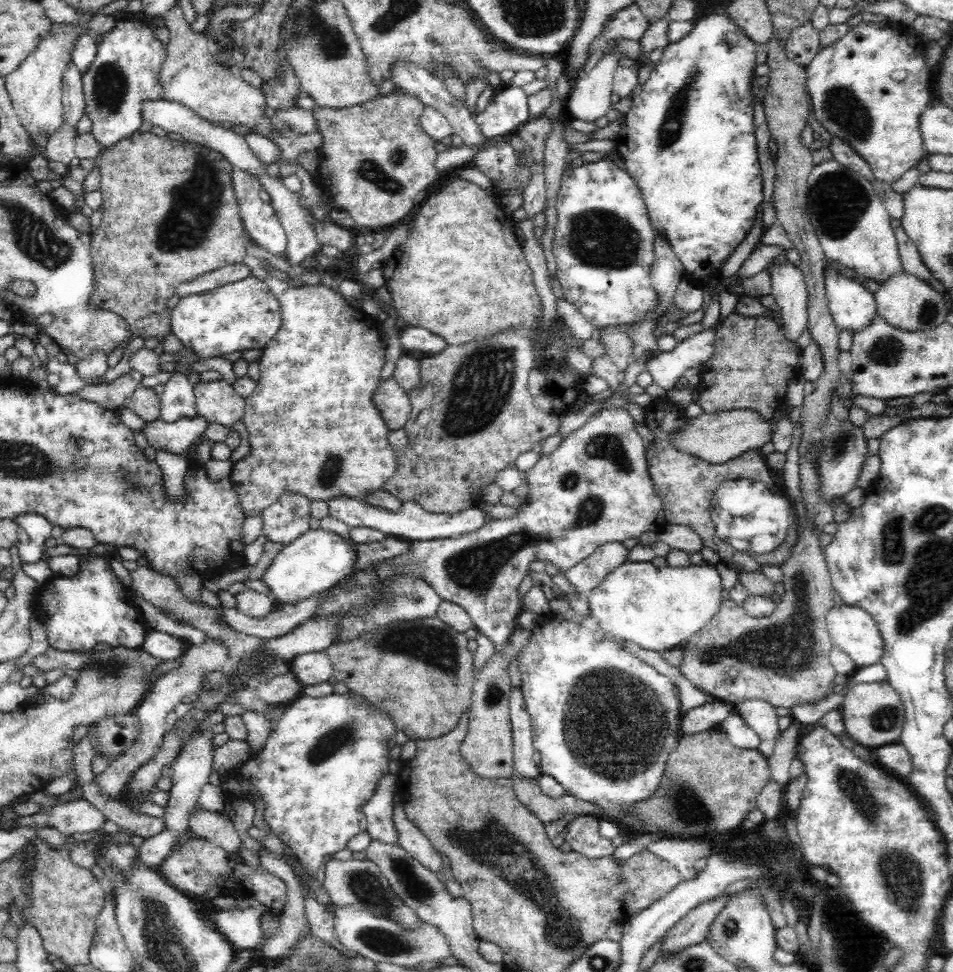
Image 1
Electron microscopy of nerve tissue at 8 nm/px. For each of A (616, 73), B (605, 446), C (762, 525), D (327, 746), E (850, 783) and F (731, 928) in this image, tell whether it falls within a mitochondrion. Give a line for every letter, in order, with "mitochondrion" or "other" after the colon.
A: other
B: mitochondrion
C: mitochondrion
D: mitochondrion
E: mitochondrion
F: mitochondrion

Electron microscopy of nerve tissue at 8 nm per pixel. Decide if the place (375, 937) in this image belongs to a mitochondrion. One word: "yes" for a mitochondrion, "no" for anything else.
yes

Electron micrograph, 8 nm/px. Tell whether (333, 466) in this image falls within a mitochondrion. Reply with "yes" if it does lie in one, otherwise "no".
yes

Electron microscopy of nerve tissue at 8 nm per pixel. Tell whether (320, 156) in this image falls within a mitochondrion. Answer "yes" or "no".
no

